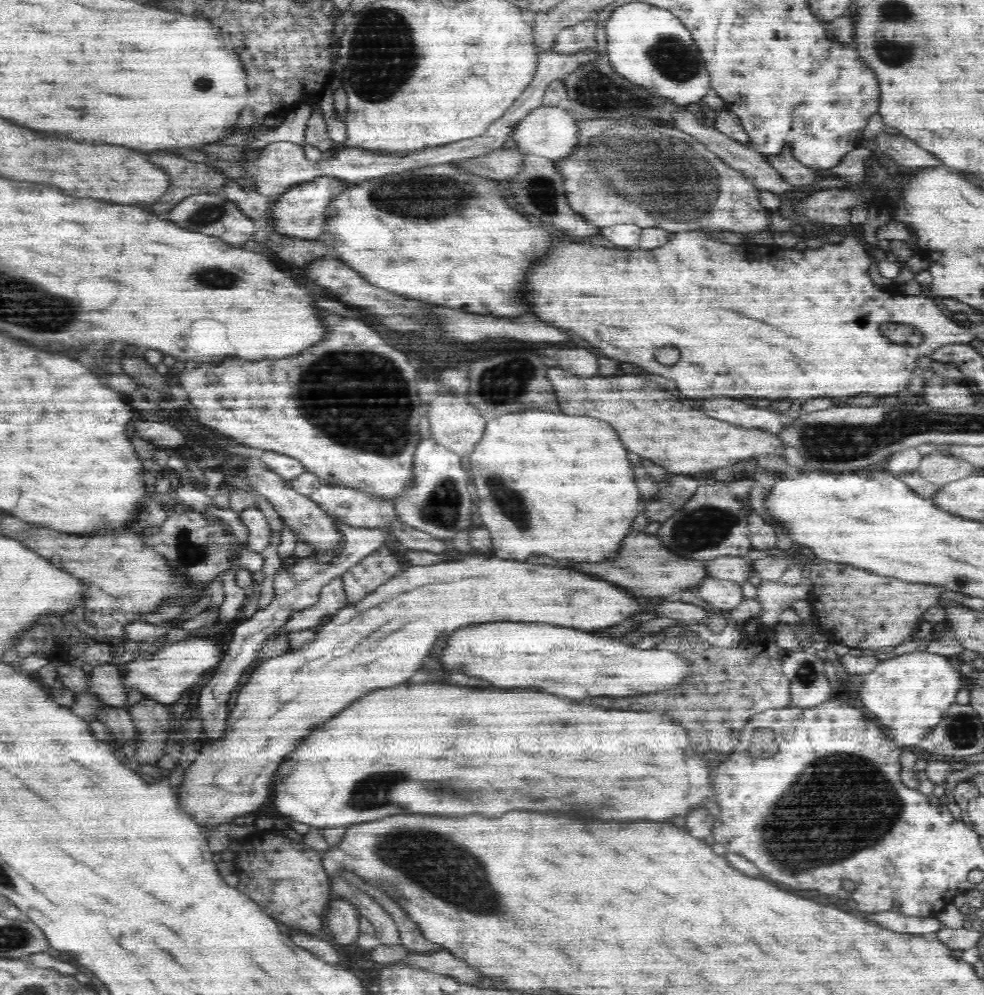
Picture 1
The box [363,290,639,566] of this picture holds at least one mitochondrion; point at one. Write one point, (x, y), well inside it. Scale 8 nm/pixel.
(500, 386)

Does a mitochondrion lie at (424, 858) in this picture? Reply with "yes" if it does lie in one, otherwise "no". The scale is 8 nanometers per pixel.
yes

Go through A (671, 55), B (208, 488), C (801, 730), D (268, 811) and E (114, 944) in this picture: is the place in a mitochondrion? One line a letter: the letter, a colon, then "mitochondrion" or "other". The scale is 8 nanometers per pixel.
A: mitochondrion
B: other
C: other
D: other
E: other

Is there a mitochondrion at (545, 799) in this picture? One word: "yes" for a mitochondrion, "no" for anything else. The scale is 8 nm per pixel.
yes

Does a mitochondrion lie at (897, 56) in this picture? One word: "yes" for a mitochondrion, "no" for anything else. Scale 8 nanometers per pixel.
yes

